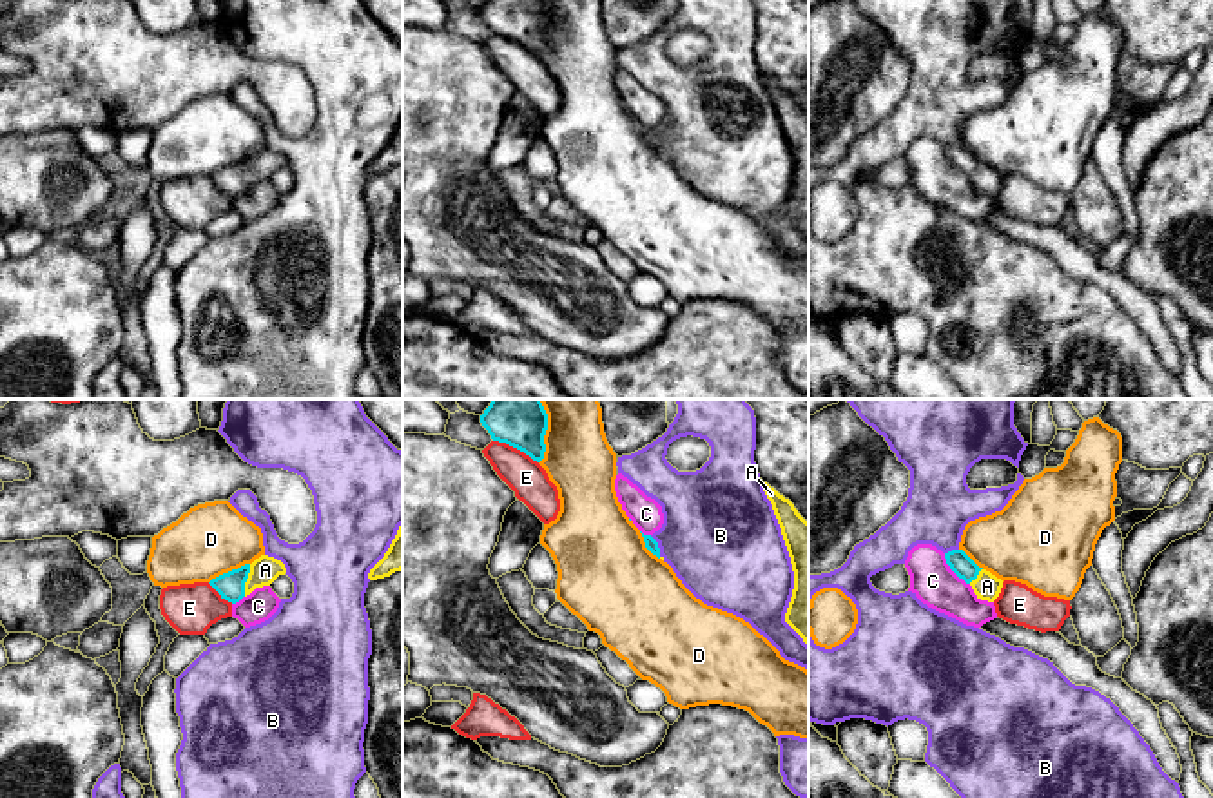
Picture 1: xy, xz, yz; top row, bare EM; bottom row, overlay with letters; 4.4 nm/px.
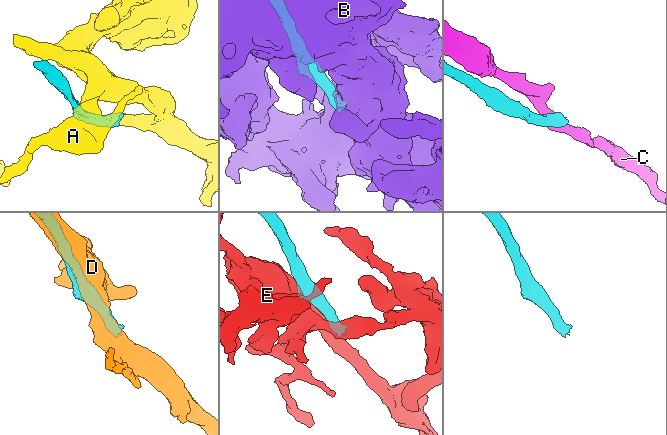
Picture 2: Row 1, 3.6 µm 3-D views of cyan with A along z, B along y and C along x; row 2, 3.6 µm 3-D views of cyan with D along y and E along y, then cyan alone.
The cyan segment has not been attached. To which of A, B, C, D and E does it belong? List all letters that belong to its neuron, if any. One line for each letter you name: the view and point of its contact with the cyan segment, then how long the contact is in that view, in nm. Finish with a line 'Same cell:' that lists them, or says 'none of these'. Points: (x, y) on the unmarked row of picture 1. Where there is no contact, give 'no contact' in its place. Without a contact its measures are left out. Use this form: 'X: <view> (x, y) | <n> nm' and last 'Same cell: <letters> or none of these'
A: xy (245, 175) | 150 nm
Same cell: A

